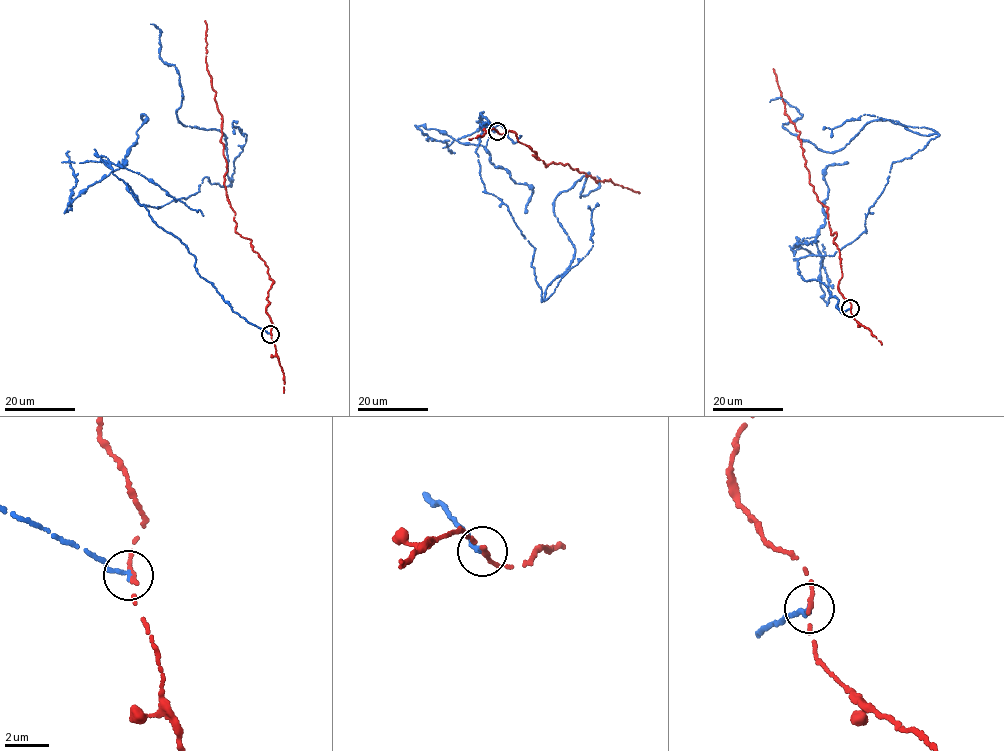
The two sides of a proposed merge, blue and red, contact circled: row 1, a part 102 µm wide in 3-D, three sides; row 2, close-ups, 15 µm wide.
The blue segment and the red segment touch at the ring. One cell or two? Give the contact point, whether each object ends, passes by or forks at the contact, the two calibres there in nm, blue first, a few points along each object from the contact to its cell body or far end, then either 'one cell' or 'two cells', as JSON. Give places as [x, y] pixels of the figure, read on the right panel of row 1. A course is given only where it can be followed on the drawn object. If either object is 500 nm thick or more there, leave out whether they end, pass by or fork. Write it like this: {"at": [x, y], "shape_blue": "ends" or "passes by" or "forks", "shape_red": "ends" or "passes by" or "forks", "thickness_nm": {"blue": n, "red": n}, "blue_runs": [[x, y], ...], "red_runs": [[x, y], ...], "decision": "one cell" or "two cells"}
{"at": [850, 308], "shape_blue": "ends", "shape_red": "passes by", "thickness_nm": {"blue": 240, "red": 180}, "blue_runs": [[850, 308], [797, 260], [859, 237], [892, 163], [938, 135], [879, 119], [823, 151], [770, 102]], "red_runs": [[851, 308], [839, 291], [836, 233], [830, 234], [827, 208], [809, 182], [800, 132], [785, 113], [774, 69]], "decision": "two cells"}

